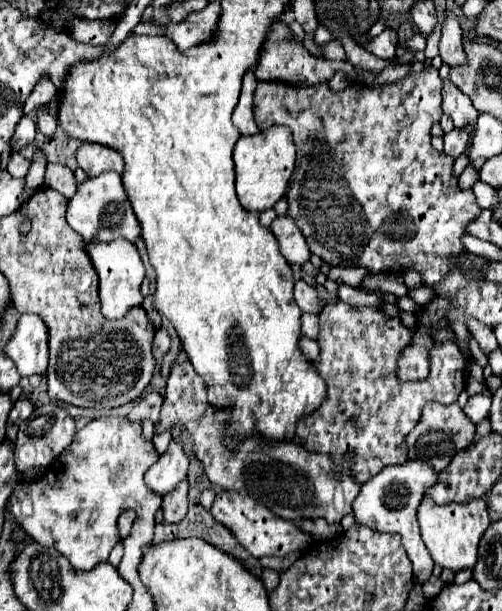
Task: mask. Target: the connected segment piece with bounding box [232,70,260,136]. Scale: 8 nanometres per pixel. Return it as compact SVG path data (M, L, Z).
M246 70L244 78L242 78L242 92L240 92L240 100L238 100L238 106L234 108L234 126L240 130L242 136L248 136L248 134L256 134L260 128L256 126L254 122L254 106L252 106L252 100L254 100L254 90L256 90L256 76L252 70Z

